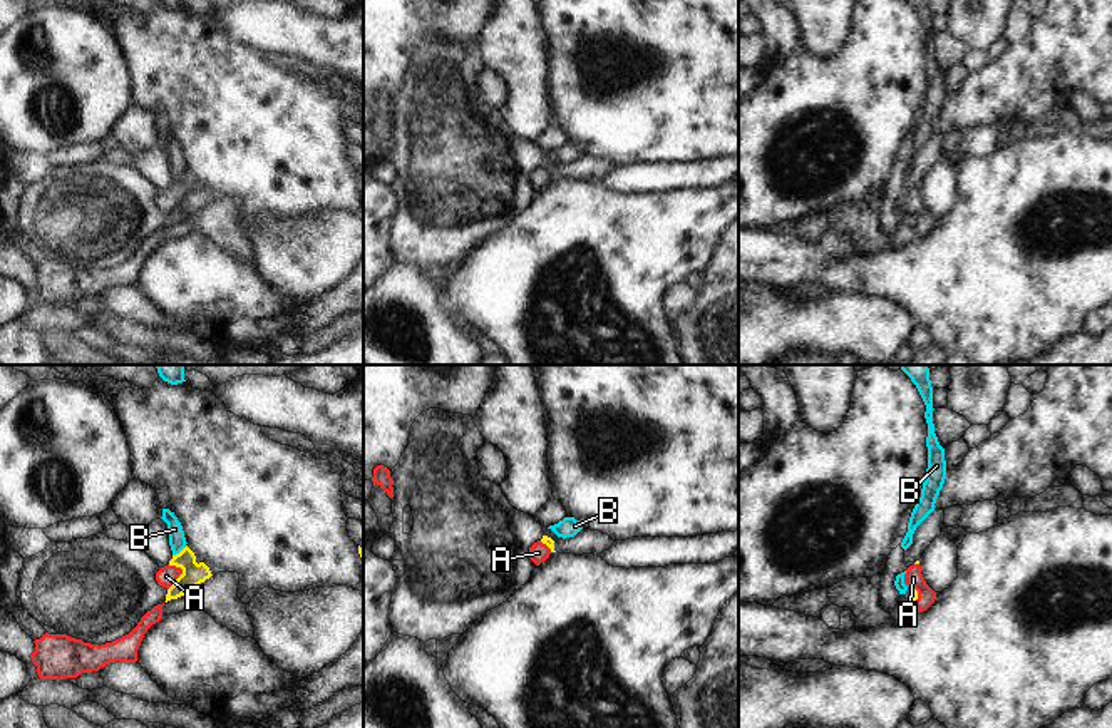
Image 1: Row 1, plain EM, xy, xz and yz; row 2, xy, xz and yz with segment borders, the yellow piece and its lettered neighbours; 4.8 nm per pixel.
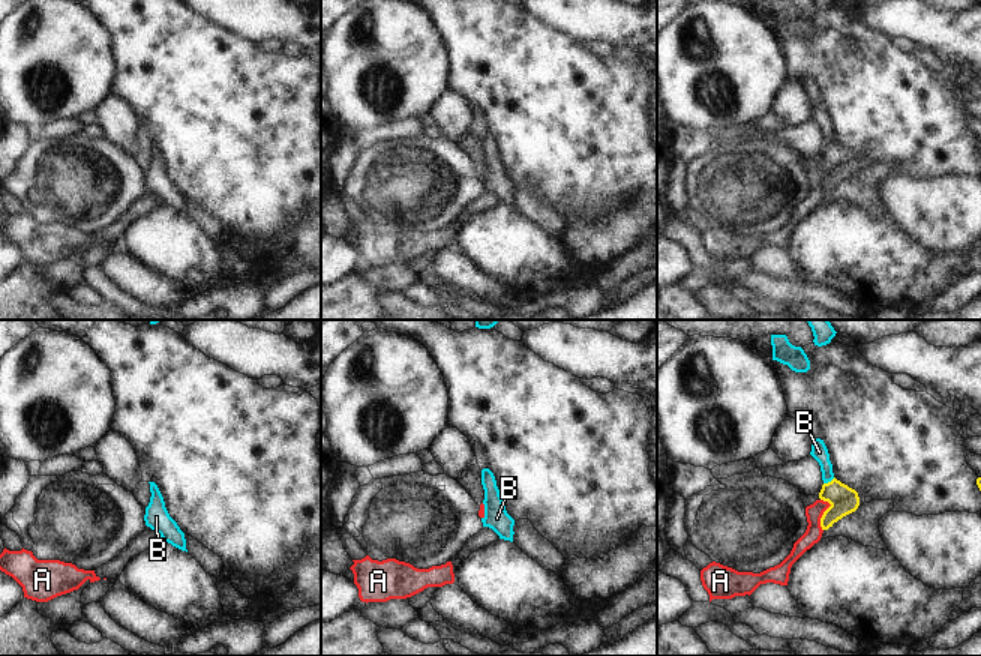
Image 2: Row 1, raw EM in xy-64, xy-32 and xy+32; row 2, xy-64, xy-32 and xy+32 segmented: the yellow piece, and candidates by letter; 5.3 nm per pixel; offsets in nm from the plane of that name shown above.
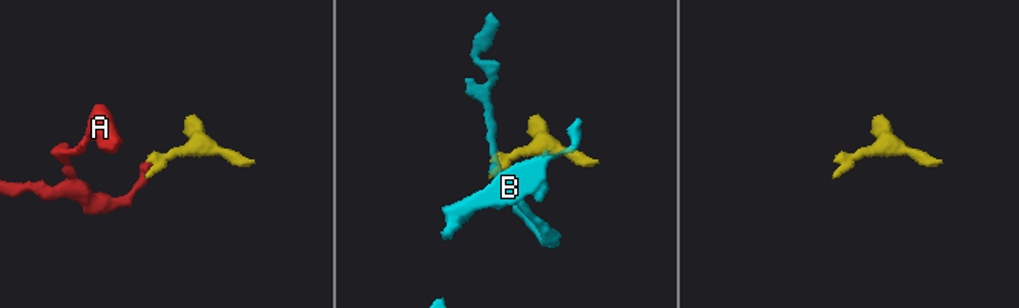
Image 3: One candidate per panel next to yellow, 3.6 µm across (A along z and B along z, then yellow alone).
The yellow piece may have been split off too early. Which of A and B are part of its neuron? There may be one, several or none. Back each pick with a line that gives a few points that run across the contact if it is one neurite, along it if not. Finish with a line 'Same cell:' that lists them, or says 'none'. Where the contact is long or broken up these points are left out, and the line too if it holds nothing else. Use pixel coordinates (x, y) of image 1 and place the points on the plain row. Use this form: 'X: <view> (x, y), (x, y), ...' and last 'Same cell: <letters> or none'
A: xy (193, 199), (178, 203), (166, 201)
Same cell: A

